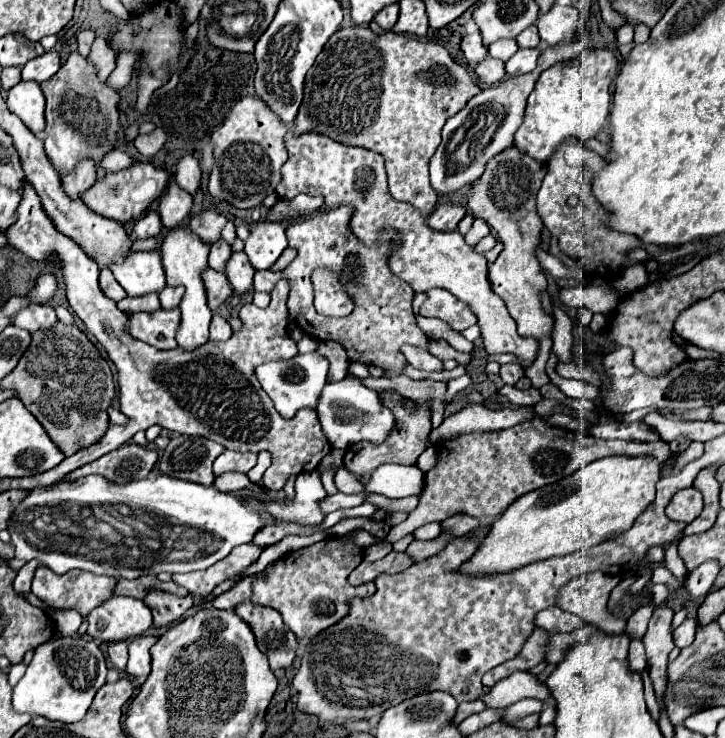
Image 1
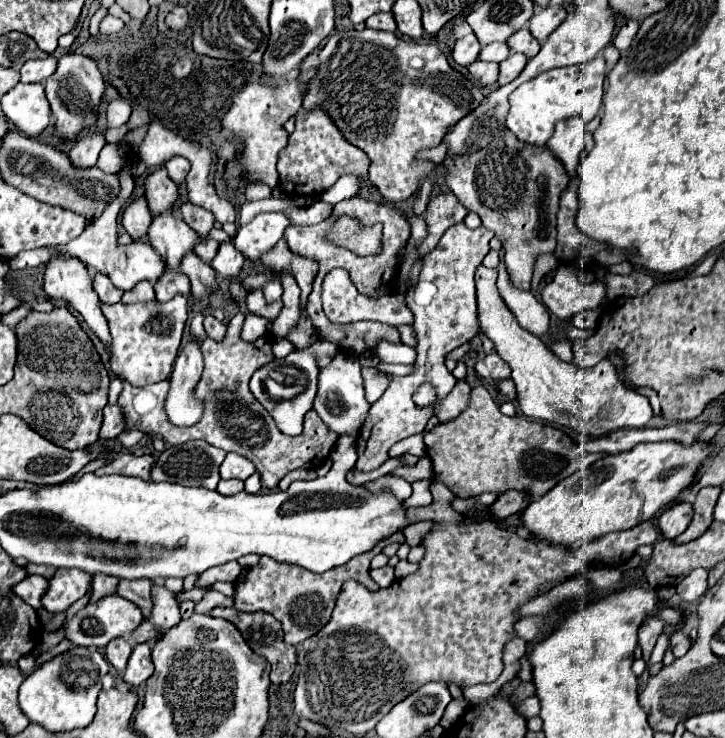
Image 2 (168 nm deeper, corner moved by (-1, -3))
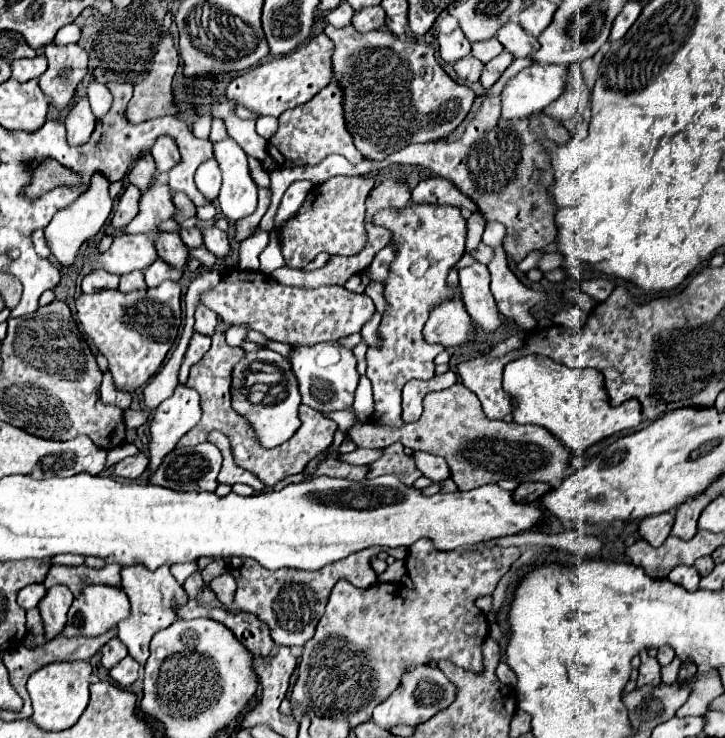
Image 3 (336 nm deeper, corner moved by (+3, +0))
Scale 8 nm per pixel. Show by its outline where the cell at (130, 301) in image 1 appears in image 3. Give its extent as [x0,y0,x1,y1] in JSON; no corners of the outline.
[120,271,144,293]

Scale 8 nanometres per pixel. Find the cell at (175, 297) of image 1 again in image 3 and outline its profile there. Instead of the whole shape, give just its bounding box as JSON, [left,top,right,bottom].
[146,259,182,287]

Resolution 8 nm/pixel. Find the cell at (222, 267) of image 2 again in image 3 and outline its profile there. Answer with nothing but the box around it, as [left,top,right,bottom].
[202,227,230,259]

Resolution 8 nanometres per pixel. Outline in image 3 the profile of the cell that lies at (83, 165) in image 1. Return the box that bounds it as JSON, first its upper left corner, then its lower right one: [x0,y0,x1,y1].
[64,97,96,145]

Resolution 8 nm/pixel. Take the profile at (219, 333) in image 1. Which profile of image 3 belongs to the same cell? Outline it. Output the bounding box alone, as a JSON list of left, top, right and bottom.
[194,303,218,335]

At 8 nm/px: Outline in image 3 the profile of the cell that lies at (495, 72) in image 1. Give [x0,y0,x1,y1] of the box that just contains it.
[452,55,484,83]

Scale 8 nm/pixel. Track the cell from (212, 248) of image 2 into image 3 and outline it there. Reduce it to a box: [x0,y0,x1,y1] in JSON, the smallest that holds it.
[180,227,202,247]

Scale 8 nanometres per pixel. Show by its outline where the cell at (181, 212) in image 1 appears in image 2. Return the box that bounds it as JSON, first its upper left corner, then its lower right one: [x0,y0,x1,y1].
[146,168,178,216]

